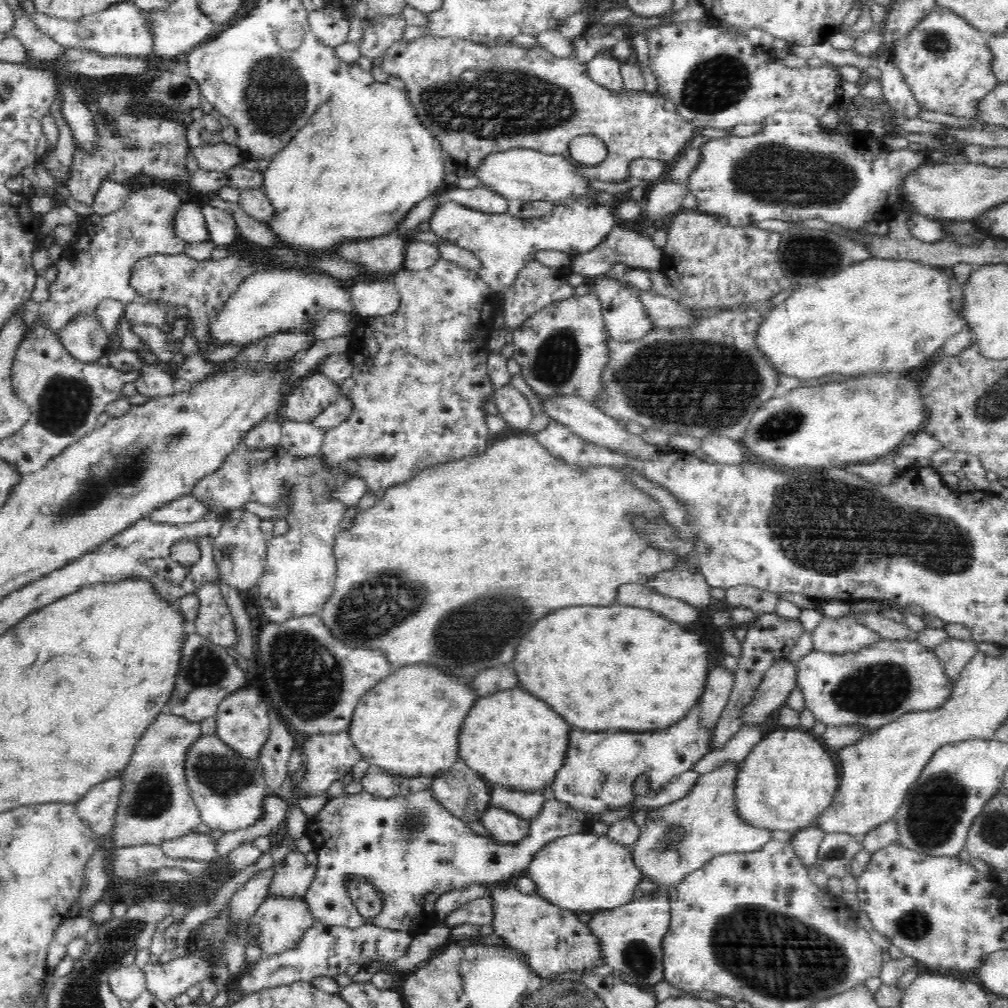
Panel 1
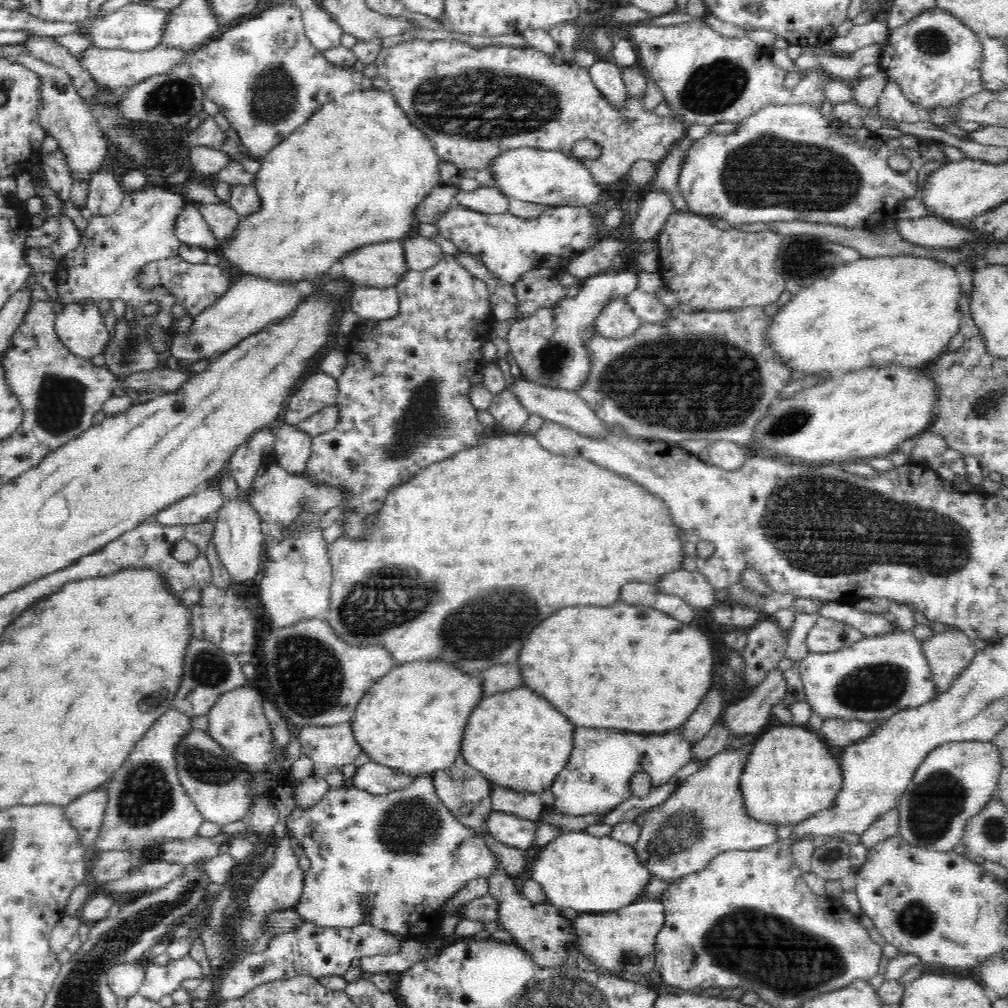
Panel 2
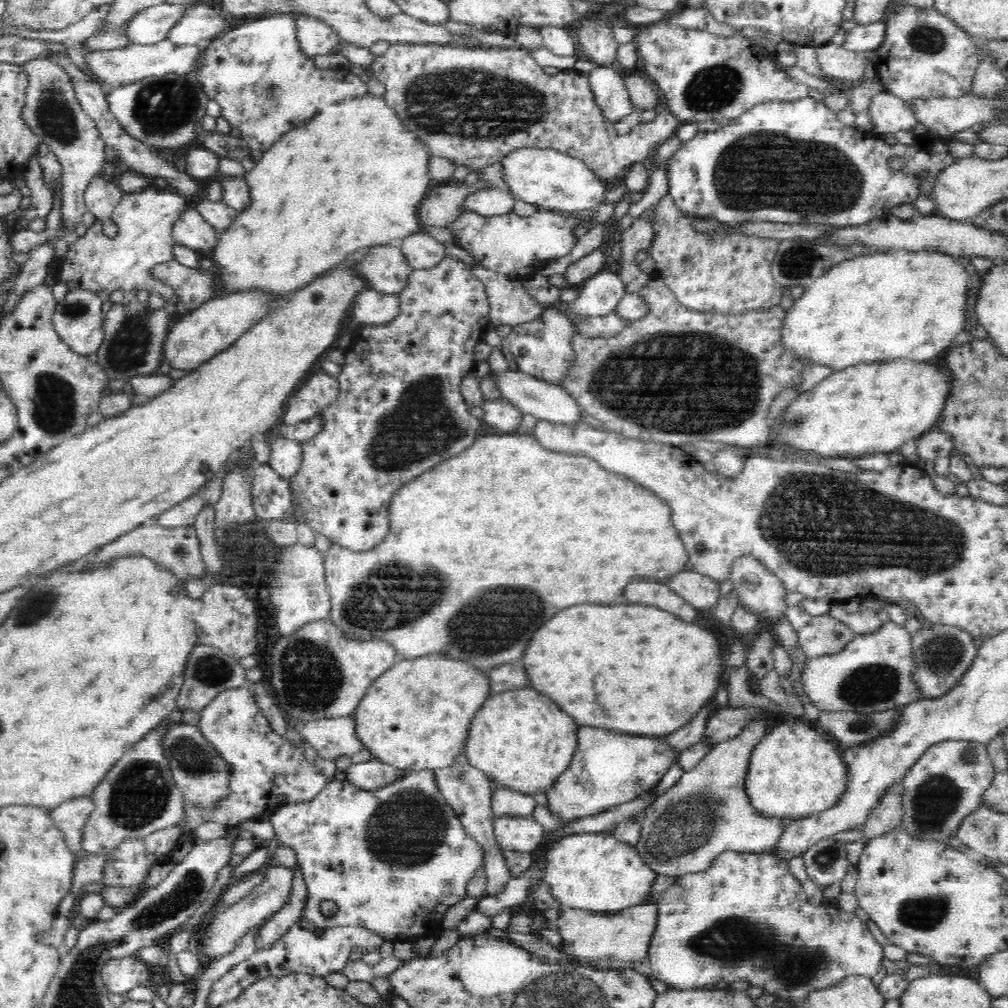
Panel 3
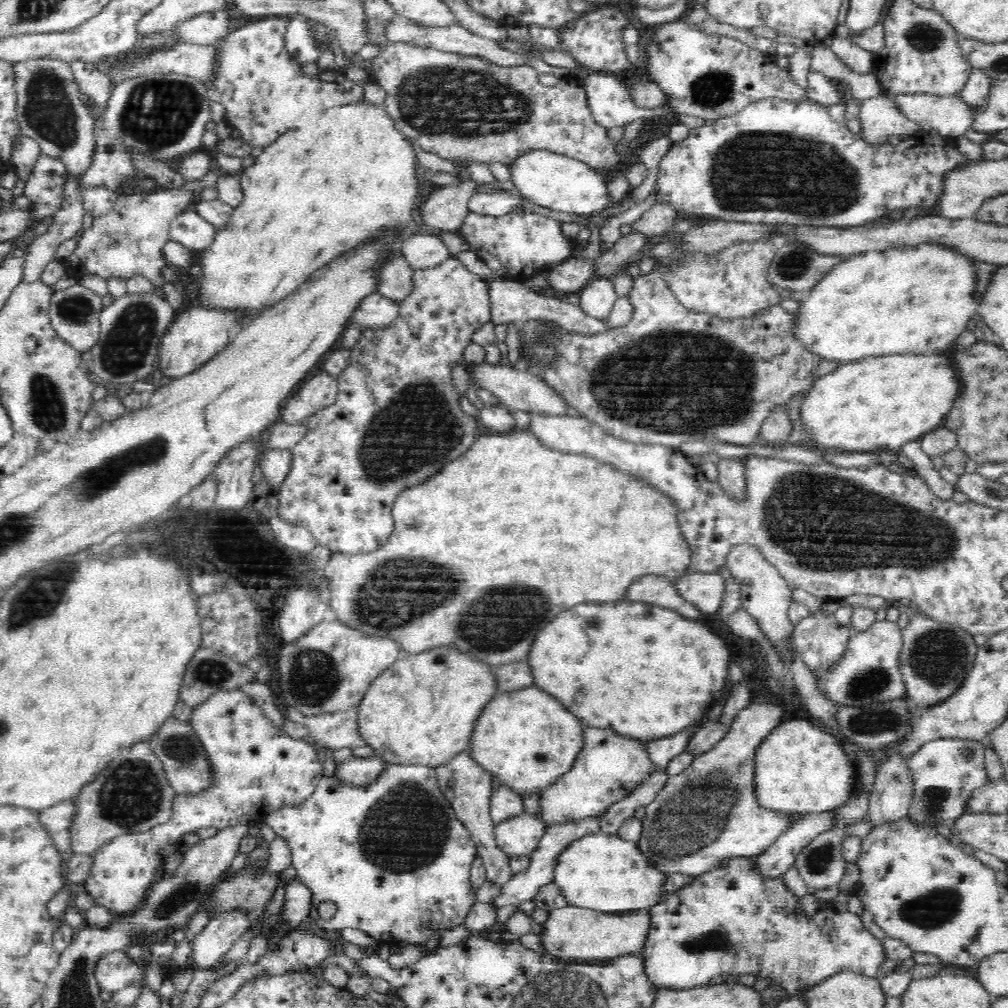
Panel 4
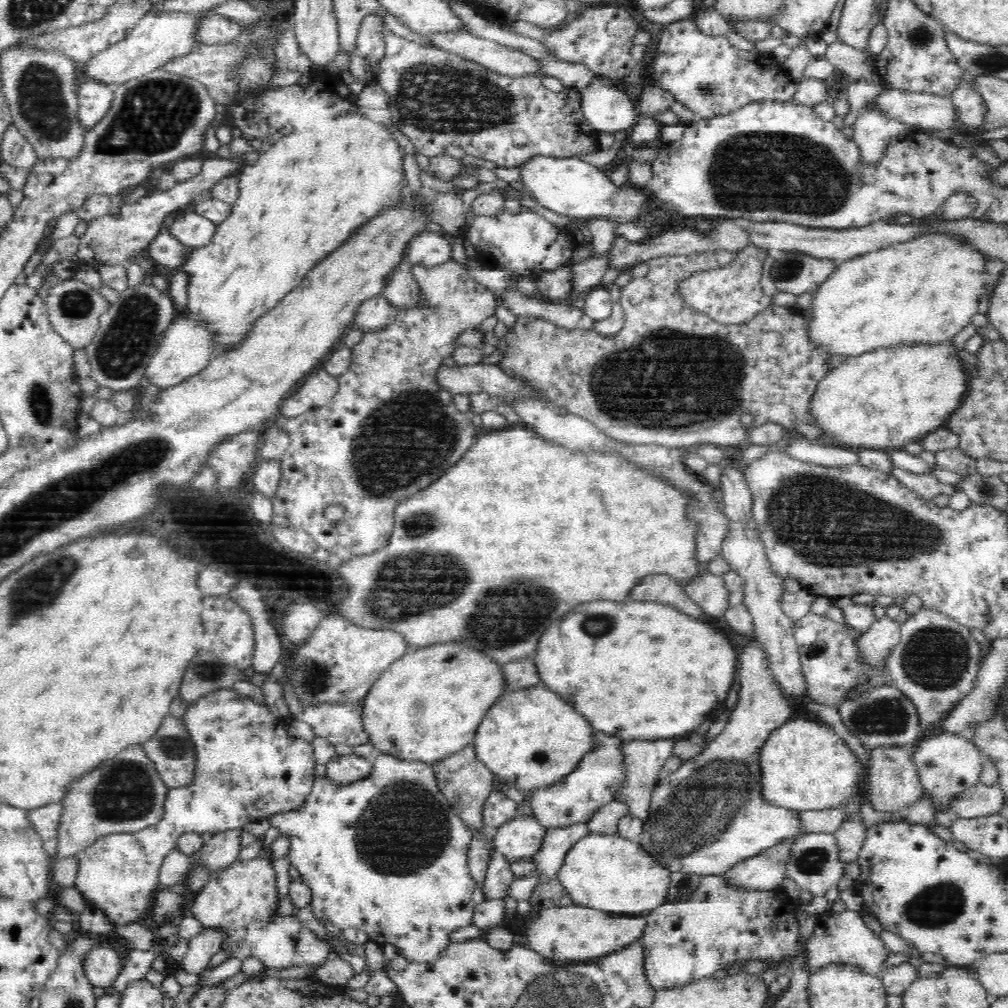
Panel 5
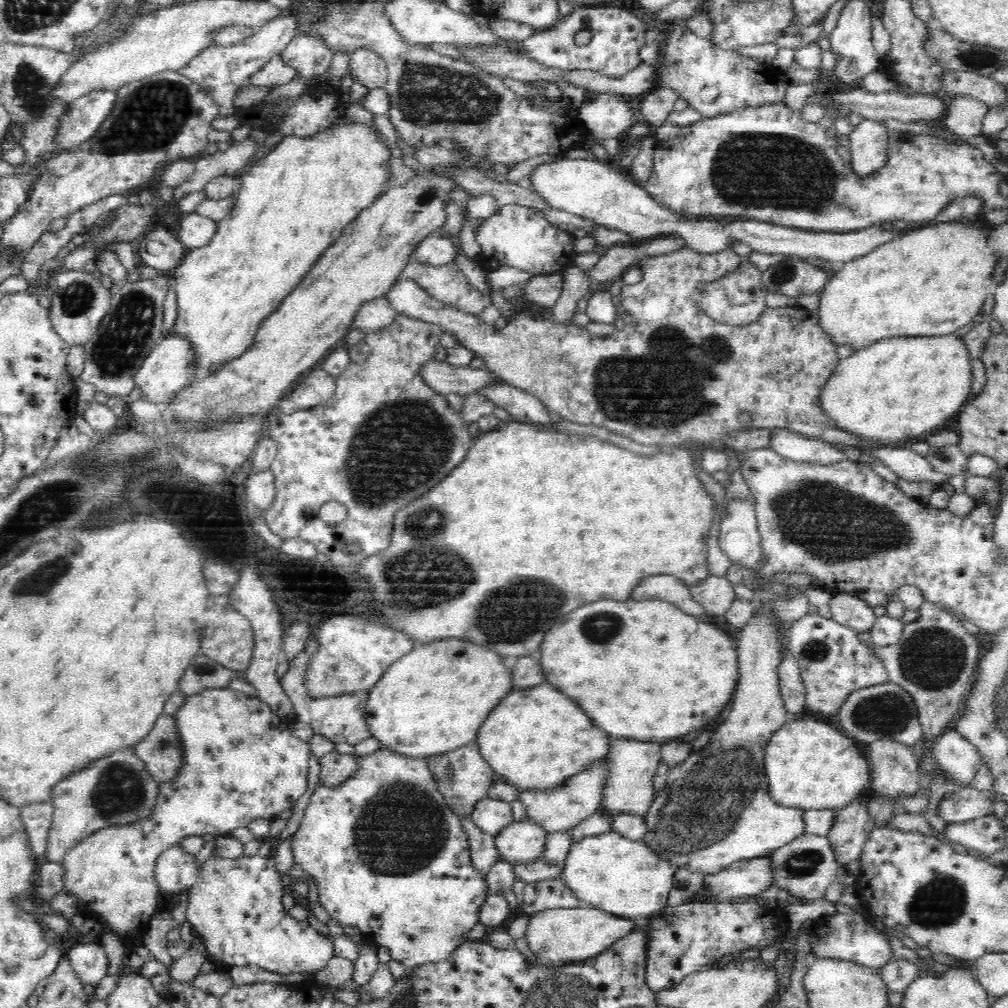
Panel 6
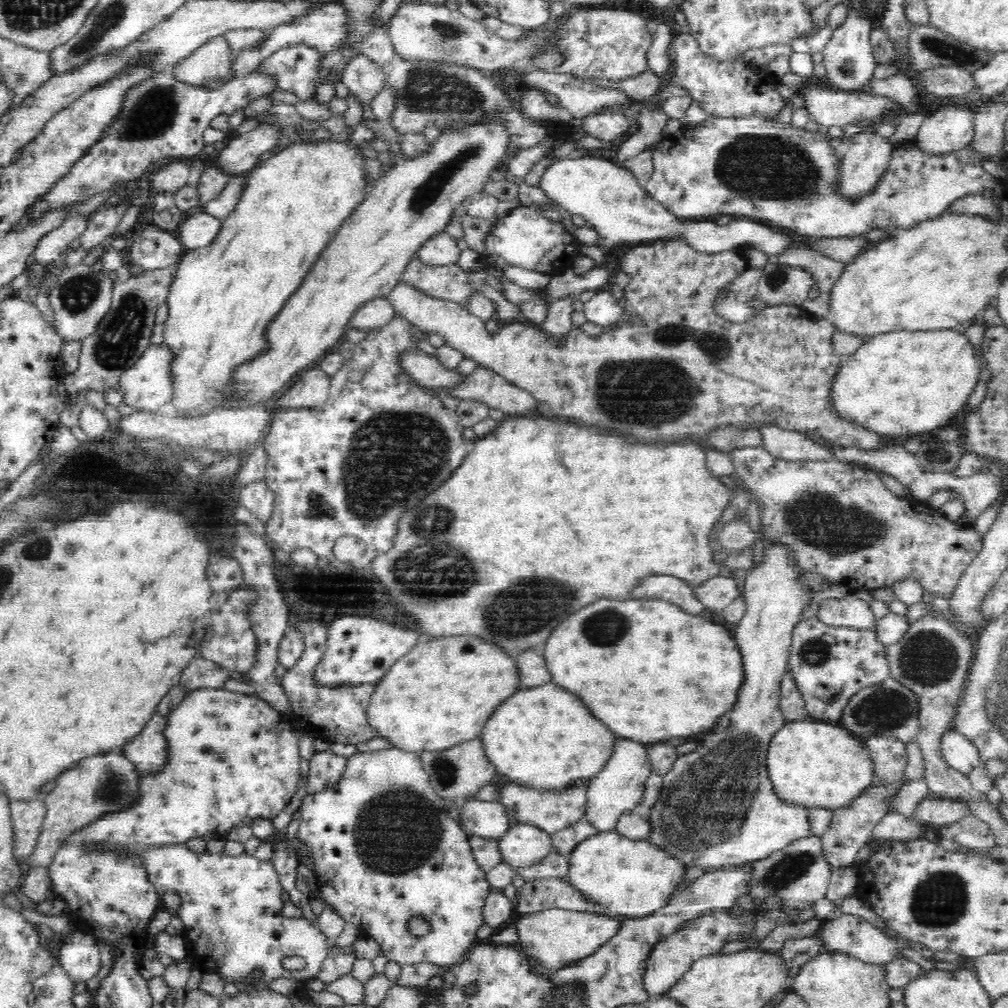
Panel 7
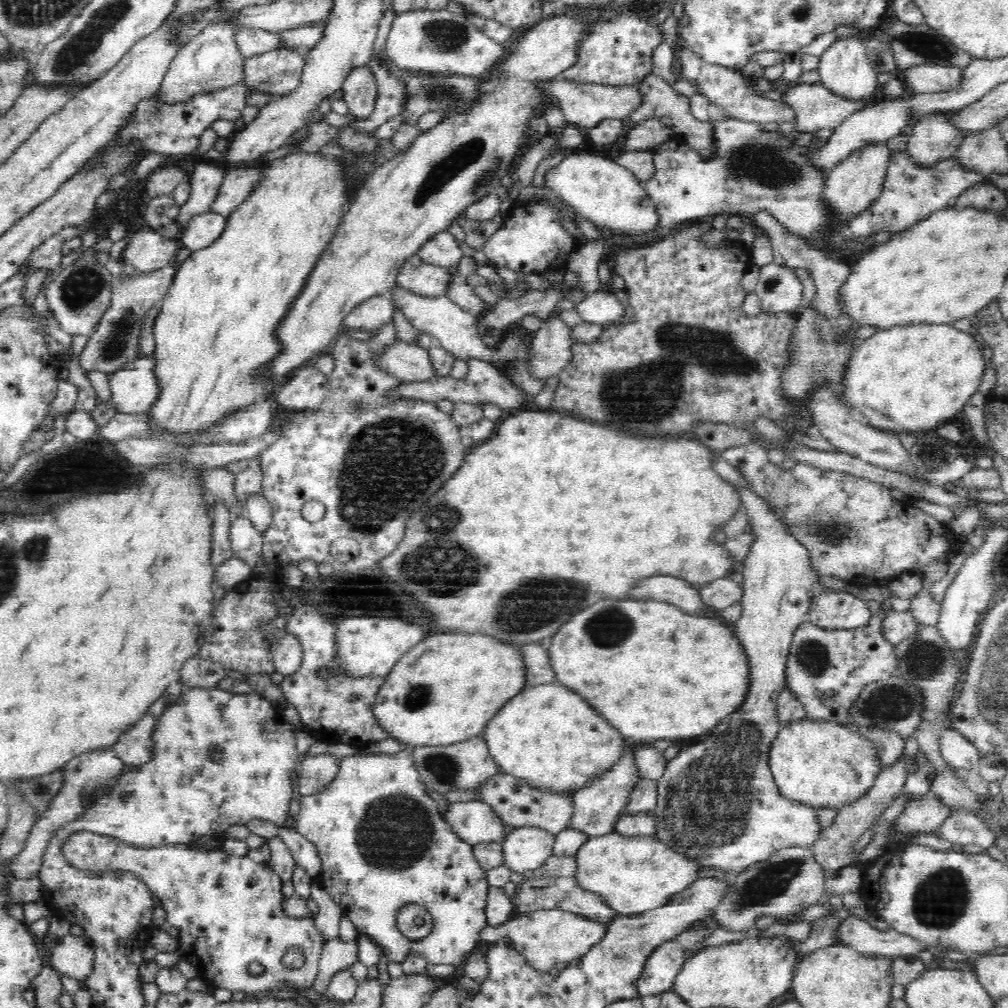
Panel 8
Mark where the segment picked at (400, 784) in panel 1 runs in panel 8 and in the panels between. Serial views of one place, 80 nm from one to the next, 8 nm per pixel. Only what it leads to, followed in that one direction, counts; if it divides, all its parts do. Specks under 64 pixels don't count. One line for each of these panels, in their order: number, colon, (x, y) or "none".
2: (371, 777)
3: (374, 773)
4: (354, 771)
5: (339, 769)
6: (334, 768)
7: (325, 769)
8: (316, 772)

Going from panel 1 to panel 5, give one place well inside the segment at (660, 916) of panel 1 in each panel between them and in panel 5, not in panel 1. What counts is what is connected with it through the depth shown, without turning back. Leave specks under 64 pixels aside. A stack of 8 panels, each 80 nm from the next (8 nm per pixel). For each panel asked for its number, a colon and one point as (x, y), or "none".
2: (622, 940)
3: (608, 939)
4: (572, 933)
5: (574, 934)

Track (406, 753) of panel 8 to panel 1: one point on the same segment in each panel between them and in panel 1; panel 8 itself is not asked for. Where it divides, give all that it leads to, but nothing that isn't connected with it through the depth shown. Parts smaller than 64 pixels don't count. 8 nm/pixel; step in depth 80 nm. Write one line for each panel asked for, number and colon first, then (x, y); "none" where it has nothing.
1: (412, 850)
2: (394, 859)
3: (396, 859)
4: (393, 858)
5: (386, 854)
6: (388, 856)
7: (386, 846)

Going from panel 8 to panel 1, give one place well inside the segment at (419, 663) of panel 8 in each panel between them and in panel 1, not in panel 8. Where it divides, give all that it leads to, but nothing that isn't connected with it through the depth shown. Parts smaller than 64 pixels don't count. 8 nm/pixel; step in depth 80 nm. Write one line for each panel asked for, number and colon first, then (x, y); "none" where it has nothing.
1: (400, 724)
2: (413, 718)
3: (415, 716)
4: (422, 709)
5: (427, 705)
6: (434, 699)
7: (440, 693)

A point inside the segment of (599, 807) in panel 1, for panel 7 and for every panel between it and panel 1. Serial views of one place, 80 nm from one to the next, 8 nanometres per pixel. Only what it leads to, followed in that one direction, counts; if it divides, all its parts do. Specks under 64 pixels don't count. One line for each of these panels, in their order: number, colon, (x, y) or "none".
2: (598, 776)
3: (607, 770)
4: (609, 768)
5: (575, 799)
6: (556, 810)
7: (554, 811)

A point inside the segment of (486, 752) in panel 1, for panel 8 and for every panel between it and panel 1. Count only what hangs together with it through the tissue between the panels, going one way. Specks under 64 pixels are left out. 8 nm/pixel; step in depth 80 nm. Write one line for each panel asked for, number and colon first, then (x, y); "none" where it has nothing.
2: (517, 739)
3: (521, 739)
4: (527, 739)
5: (532, 739)
6: (542, 746)
7: (544, 737)
8: (548, 737)

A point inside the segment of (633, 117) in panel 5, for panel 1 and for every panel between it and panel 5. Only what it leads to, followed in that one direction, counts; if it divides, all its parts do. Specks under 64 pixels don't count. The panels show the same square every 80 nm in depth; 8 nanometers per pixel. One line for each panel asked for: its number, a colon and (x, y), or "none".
1: (603, 69)
2: (607, 78)
3: (608, 89)
4: (610, 104)

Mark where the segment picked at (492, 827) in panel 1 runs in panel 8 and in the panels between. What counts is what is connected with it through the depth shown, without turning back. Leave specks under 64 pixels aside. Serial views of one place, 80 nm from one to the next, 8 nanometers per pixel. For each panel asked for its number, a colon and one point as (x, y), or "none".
2: (518, 833)
3: (515, 834)
4: (520, 836)
5: (520, 839)
6: (523, 842)
7: (523, 846)
8: (525, 850)

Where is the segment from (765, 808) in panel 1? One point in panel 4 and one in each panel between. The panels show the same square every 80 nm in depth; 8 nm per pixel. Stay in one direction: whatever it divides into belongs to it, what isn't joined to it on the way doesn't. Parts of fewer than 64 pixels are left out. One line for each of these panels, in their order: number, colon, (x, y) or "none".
2: (791, 774)
3: (794, 771)
4: (800, 769)

